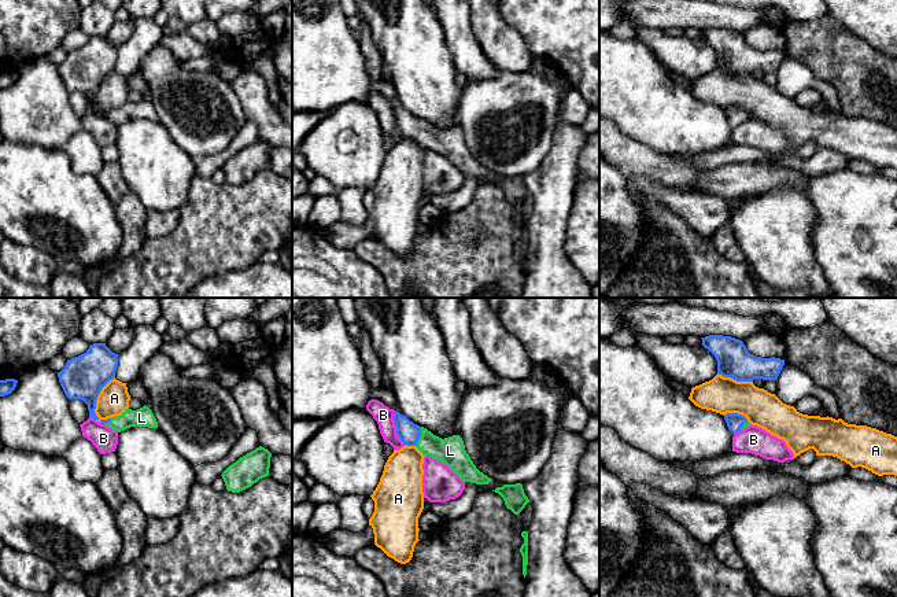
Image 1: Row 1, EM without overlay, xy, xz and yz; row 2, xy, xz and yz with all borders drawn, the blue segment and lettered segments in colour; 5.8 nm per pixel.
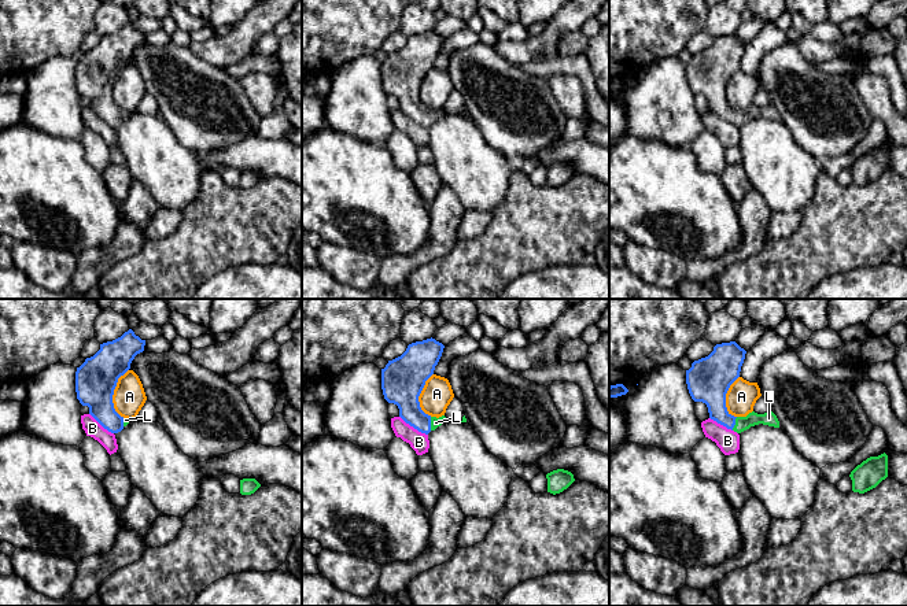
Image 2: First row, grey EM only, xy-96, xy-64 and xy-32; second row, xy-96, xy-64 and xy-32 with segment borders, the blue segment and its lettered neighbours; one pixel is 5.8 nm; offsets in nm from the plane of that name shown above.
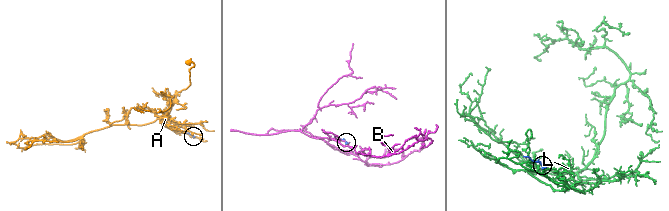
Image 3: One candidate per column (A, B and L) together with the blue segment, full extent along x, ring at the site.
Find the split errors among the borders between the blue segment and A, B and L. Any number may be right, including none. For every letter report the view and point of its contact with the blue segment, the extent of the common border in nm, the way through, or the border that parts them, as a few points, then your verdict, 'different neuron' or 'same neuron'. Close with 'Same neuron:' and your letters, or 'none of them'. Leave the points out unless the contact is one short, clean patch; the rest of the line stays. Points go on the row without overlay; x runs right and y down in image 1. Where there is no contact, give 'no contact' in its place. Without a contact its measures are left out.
A: meets blue in xy at (96, 92); contact 280 nm long; border along xy (114, 69), (98, 89), (95, 107), (99, 114); different neuron
B: meets blue in xz at (397, 121); contact 220 nm long; border along xz (394, 104), (395, 126), (405, 137); different neuron
L: meets blue in xz at (420, 128); contact 120 nm long; runs through xz (409, 125), (420, 128), (429, 137), (450, 143); same neuron
Same neuron: L

